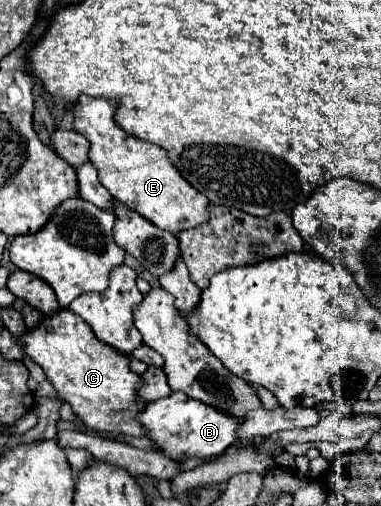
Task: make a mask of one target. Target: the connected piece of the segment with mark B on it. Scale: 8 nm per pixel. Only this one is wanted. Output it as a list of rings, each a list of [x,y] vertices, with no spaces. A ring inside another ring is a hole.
[[[172,392],[168,398],[150,402],[140,414],[140,422],[146,426],[152,442],[156,442],[168,458],[178,460],[180,456],[214,458],[222,454],[238,438],[244,418],[198,402],[184,392]]]

